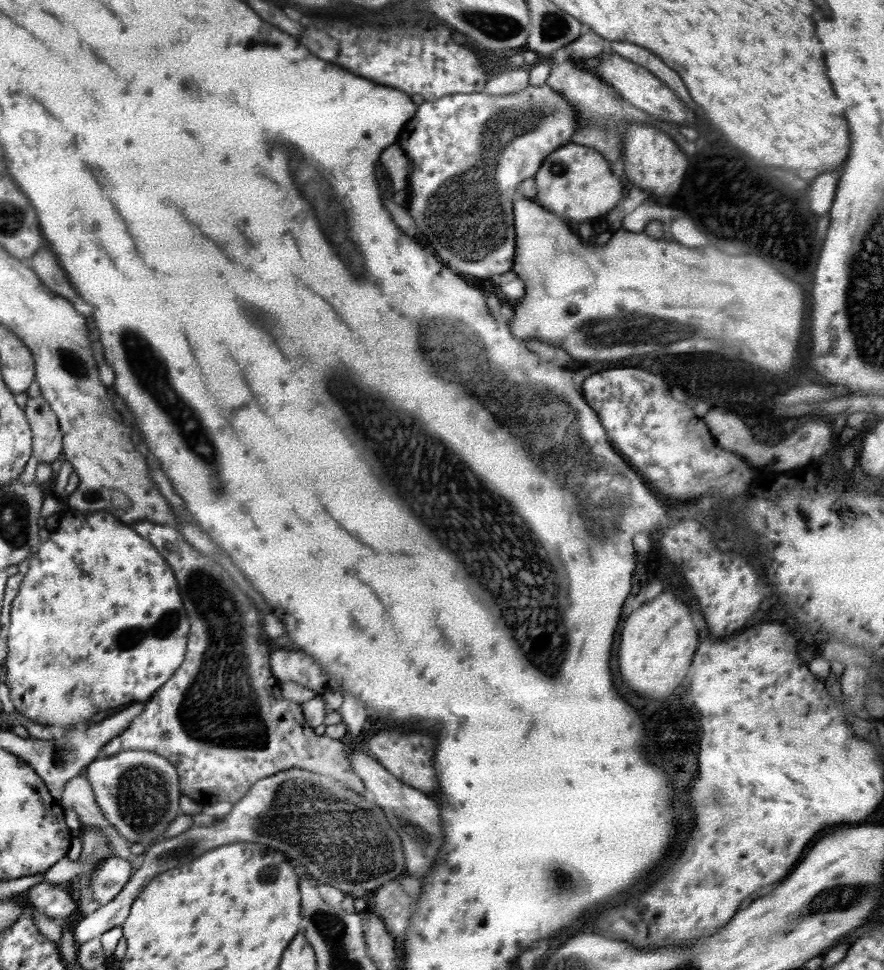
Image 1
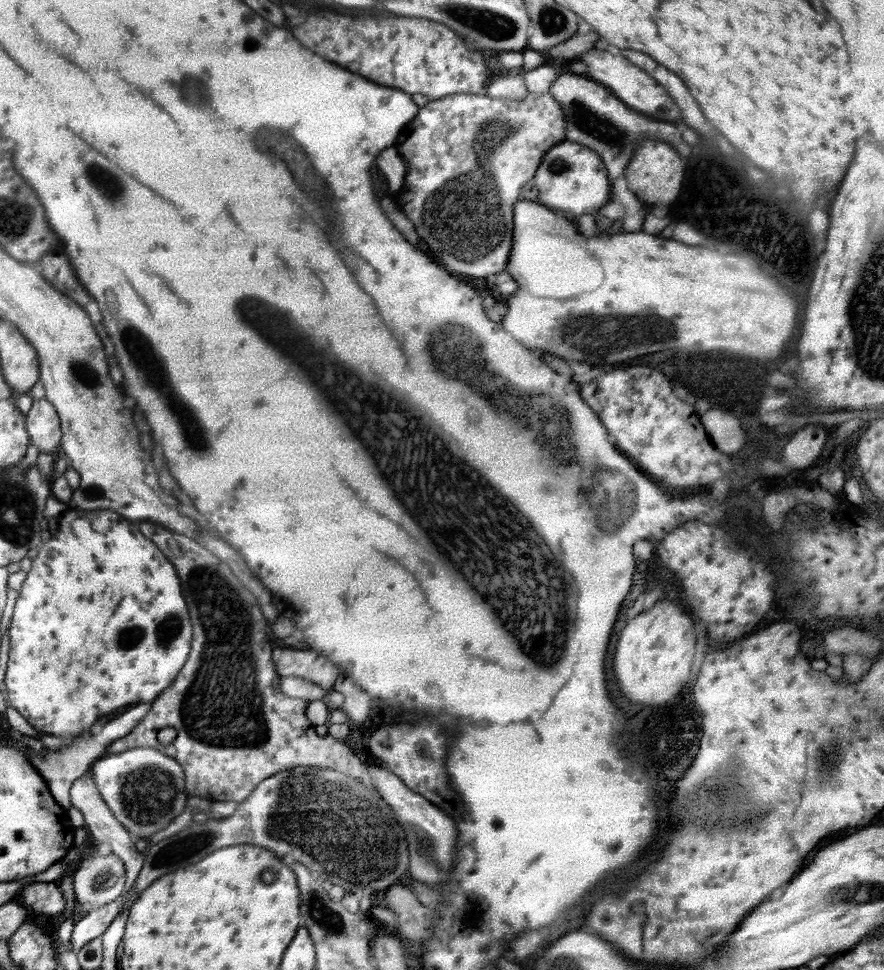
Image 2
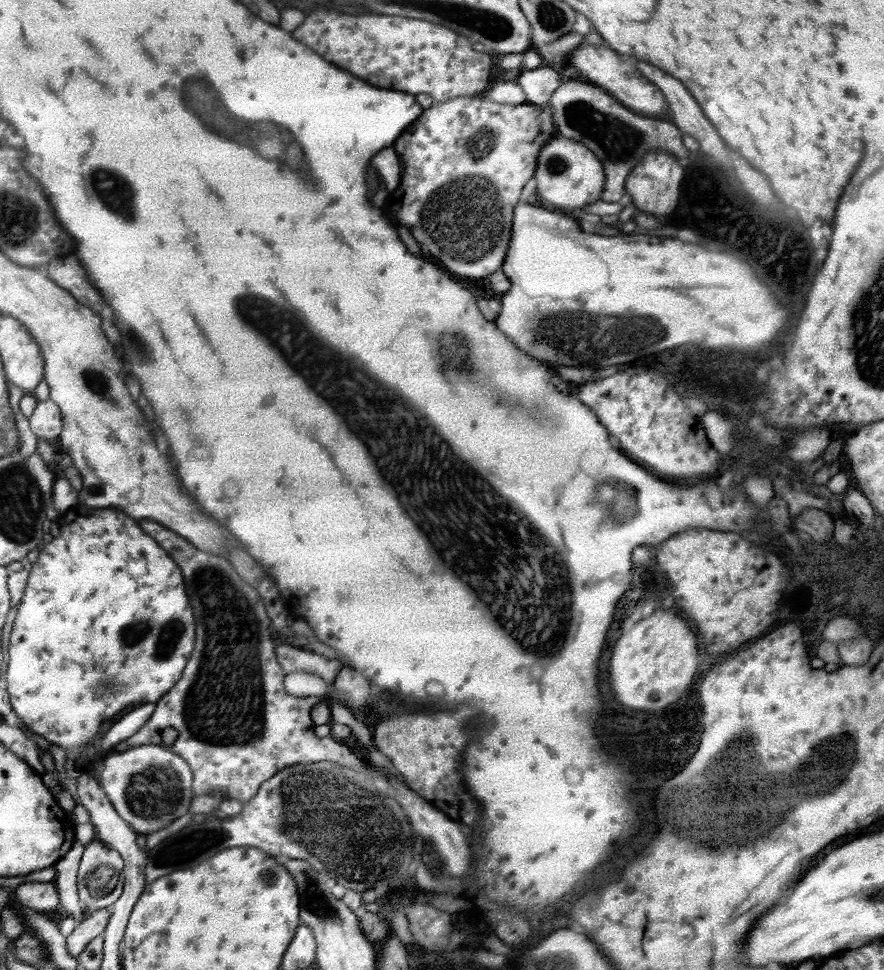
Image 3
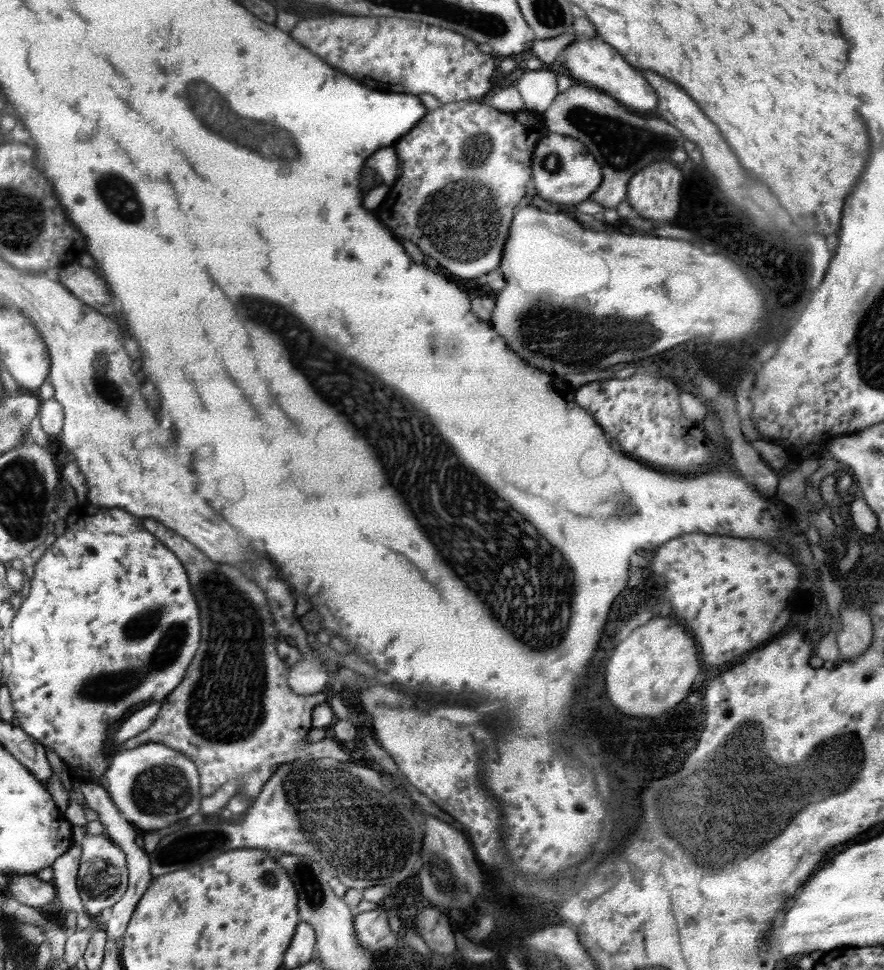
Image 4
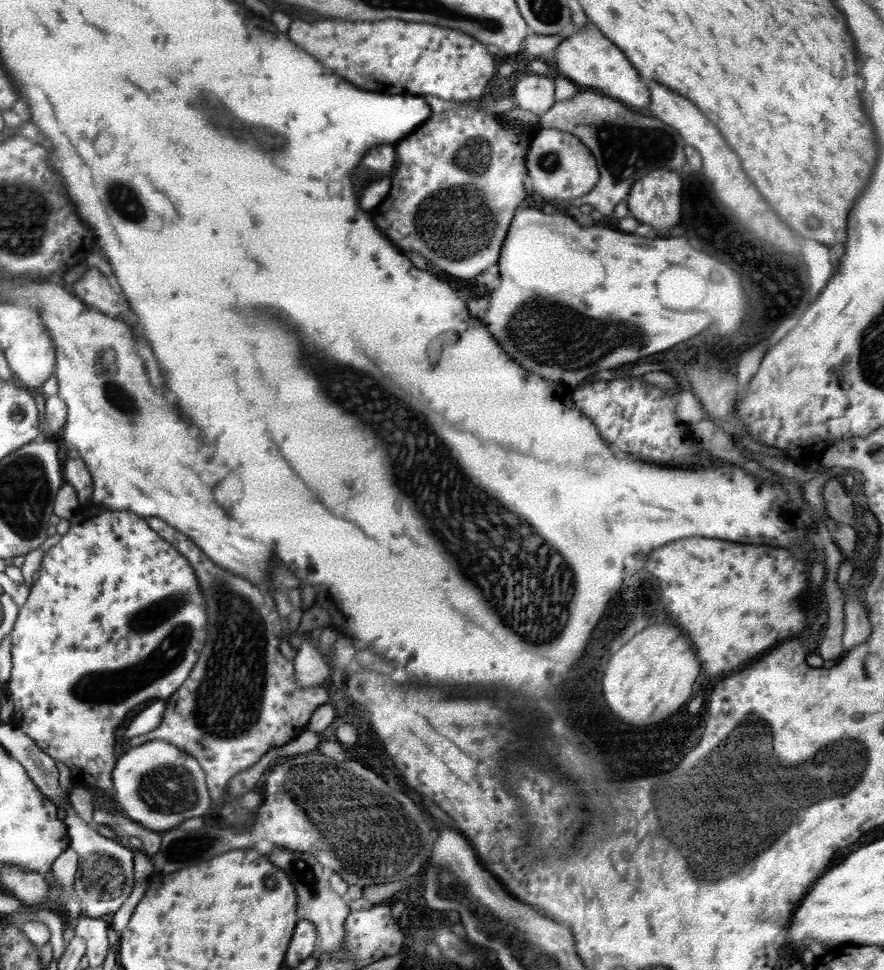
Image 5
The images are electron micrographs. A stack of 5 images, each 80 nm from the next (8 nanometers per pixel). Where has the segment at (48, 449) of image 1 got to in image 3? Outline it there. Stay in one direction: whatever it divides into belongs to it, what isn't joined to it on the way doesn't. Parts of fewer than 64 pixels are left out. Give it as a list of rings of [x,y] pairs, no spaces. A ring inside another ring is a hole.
[[[52,400],[37,401],[34,412],[28,417],[30,430],[37,438],[50,440],[57,438],[62,431],[62,415],[59,406]]]

